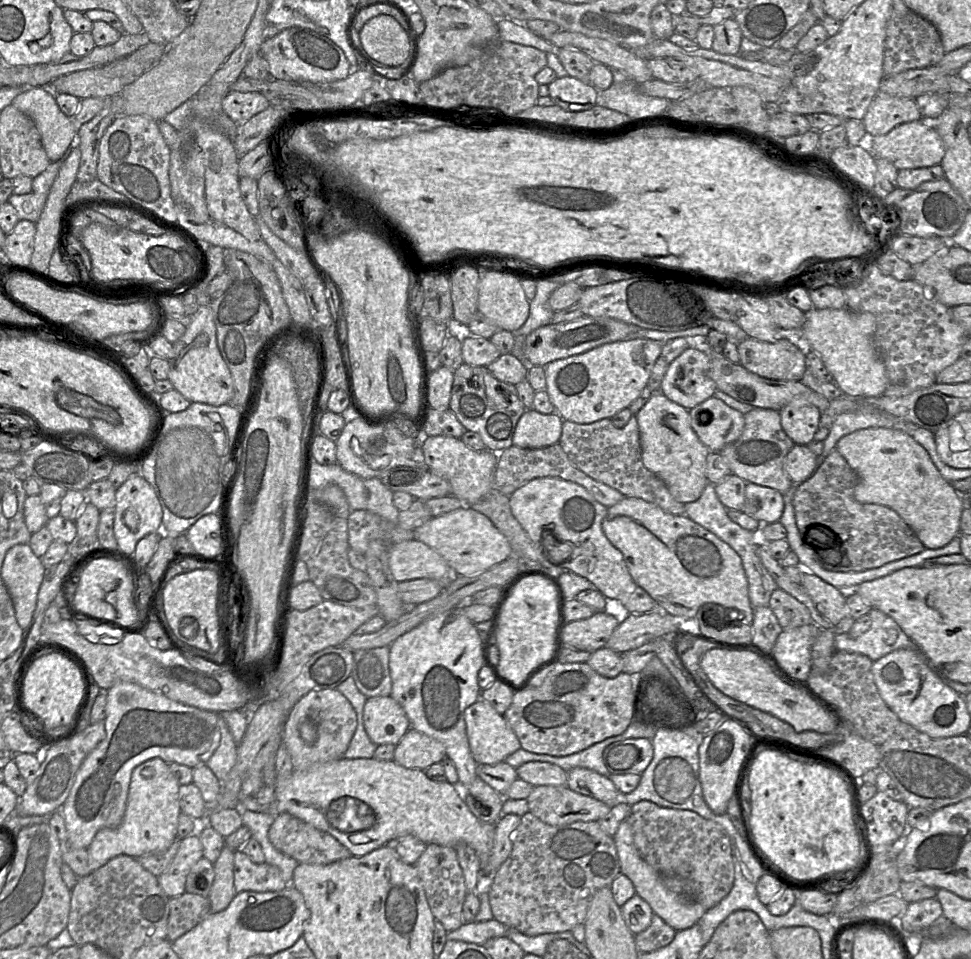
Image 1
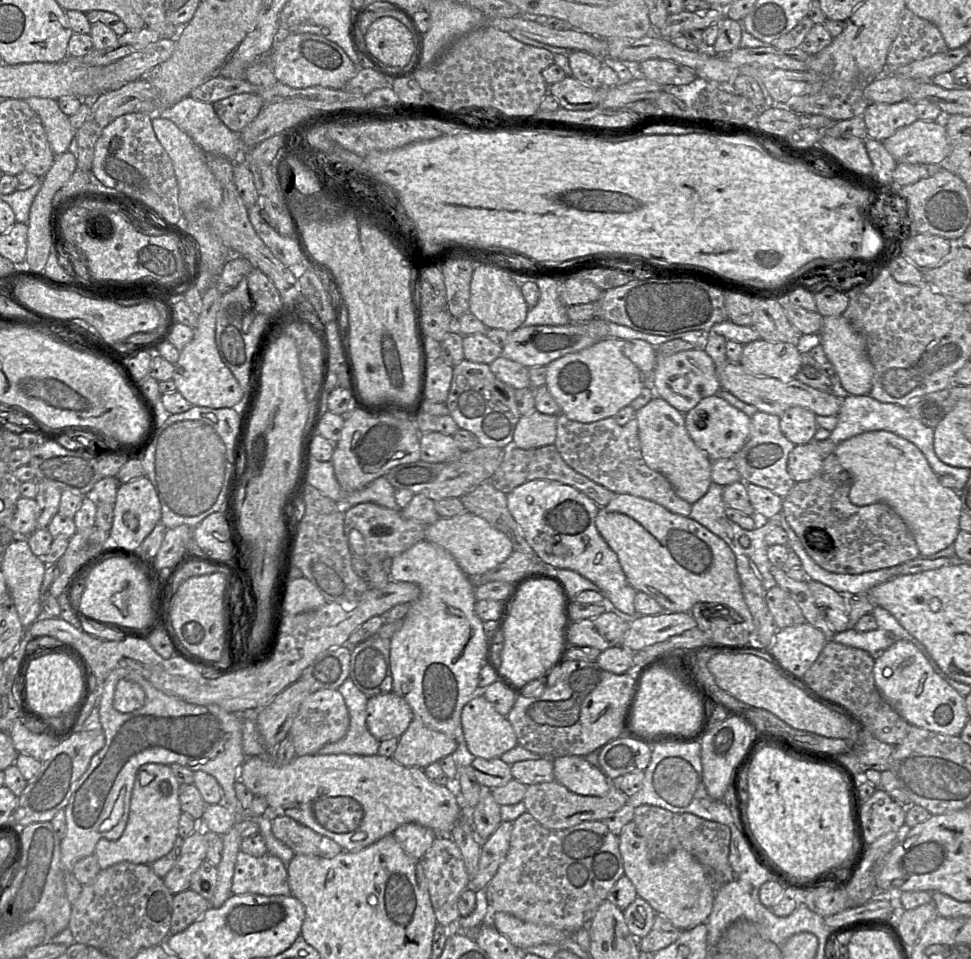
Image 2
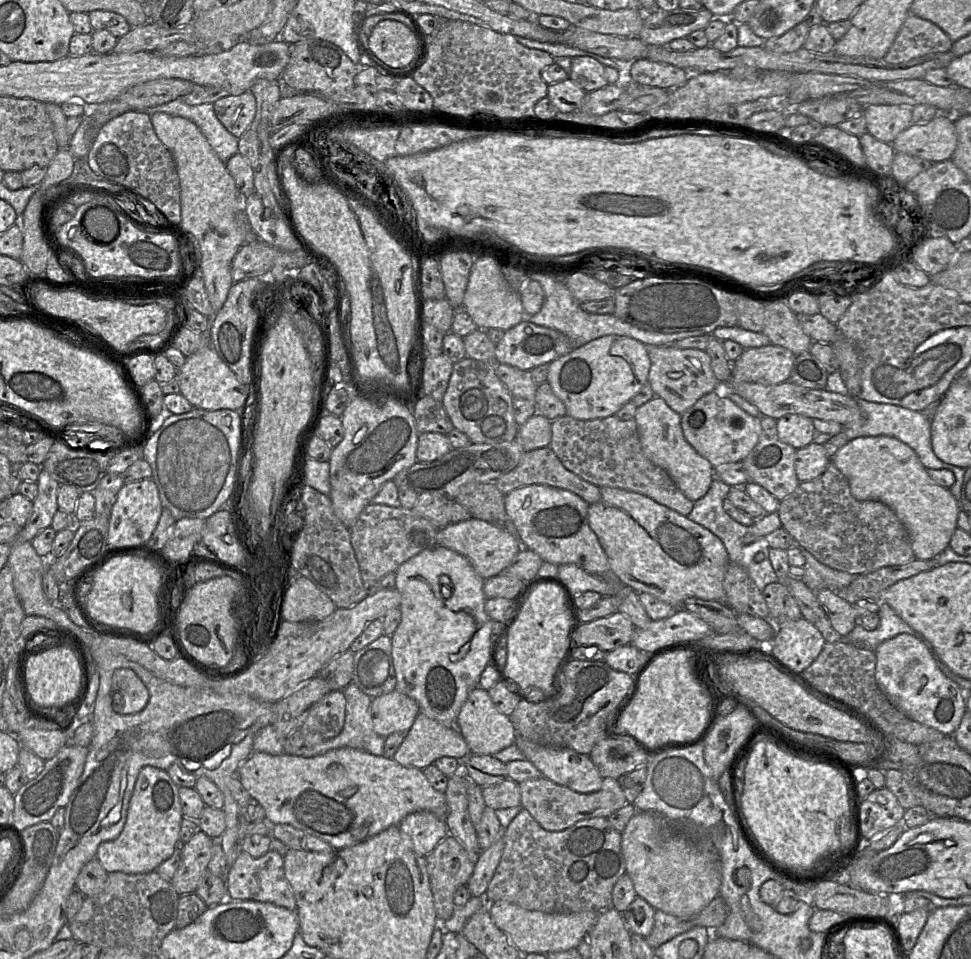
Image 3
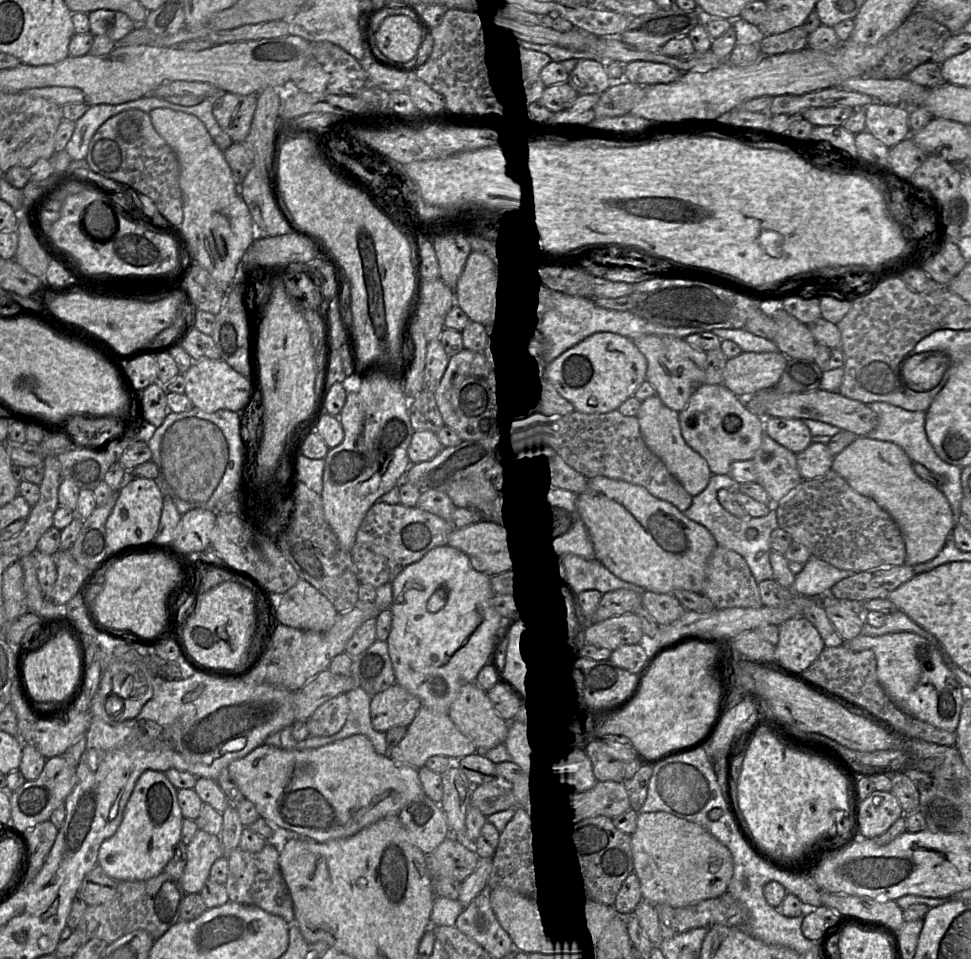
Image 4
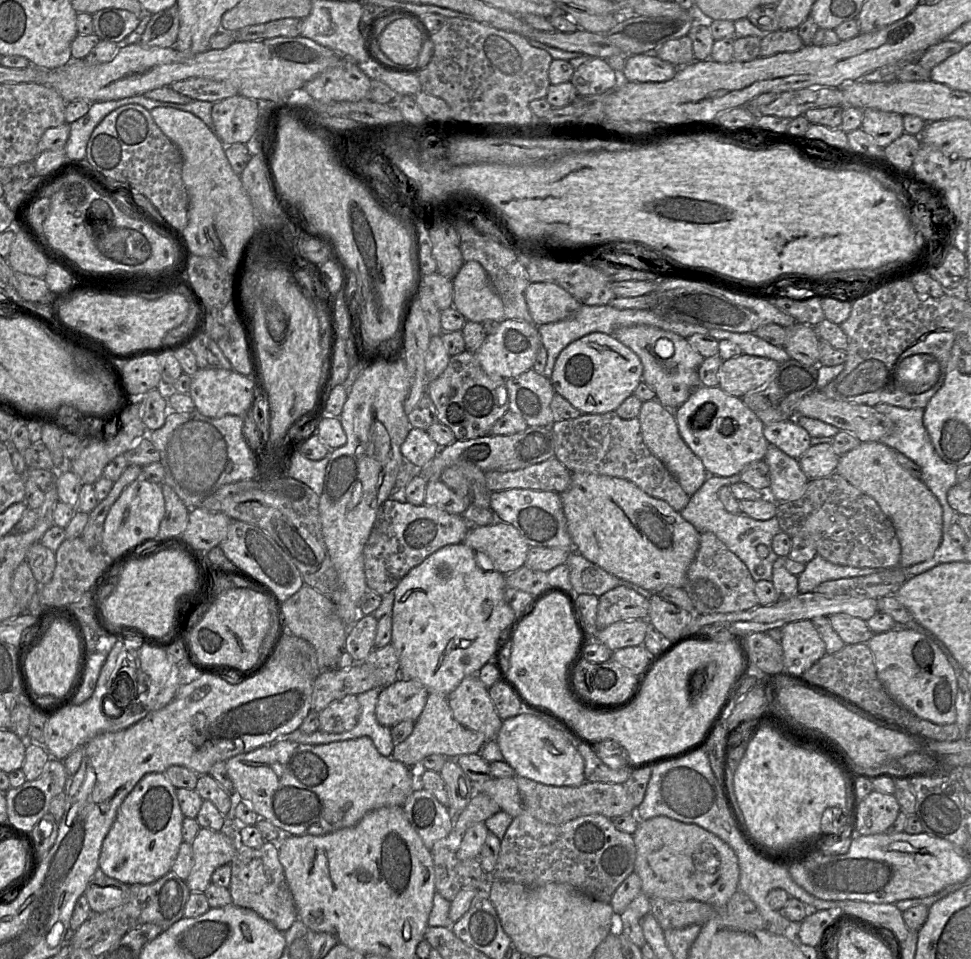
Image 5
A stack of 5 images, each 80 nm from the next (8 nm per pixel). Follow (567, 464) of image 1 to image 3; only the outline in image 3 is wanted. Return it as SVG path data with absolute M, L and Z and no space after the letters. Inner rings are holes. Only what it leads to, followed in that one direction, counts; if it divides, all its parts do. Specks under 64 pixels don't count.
M549 446L525 452L521 457L519 464L511 471L497 478L494 481L494 484L503 495L508 494L510 491L519 487L532 484L544 484L568 490L578 495L589 505L594 504L601 499L600 487L583 480L576 474L567 470Z

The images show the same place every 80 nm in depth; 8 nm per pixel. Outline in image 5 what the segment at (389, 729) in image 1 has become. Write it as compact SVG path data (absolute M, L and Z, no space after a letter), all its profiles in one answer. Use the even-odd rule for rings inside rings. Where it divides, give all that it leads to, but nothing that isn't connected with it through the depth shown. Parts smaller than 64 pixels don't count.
M398 679L380 689L375 714L379 724L392 728L402 721L415 722L422 713L430 691L419 681Z

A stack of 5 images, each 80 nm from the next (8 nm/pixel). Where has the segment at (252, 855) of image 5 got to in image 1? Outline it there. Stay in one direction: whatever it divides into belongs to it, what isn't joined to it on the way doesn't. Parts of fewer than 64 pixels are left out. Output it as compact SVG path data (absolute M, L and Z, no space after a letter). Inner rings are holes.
M241 850L234 853L234 887L236 893L244 891L275 892L285 889L287 884L280 870L266 862L254 863Z

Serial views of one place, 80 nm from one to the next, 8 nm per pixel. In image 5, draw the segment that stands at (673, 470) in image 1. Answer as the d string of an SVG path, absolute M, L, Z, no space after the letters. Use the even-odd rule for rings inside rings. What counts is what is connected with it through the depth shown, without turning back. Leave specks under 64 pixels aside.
M656 398L644 401L638 419L643 441L677 480L688 496L692 496L704 483L708 473L699 457L688 447L680 436L674 411L663 406Z

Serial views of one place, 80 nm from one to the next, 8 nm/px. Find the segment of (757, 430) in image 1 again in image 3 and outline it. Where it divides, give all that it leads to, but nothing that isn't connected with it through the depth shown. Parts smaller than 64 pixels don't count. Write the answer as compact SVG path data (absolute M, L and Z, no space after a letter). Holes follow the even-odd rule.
M760 416L761 433L758 442L747 457L744 458L743 465L749 481L762 486L781 501L788 497L800 482L794 468L797 449L779 439L776 420L768 416Z

